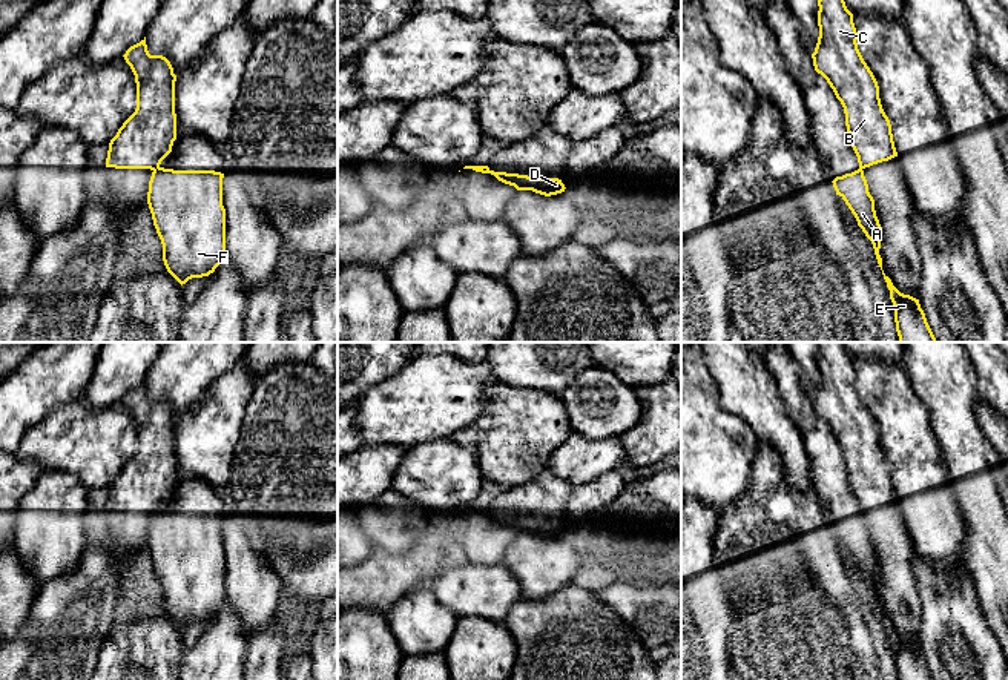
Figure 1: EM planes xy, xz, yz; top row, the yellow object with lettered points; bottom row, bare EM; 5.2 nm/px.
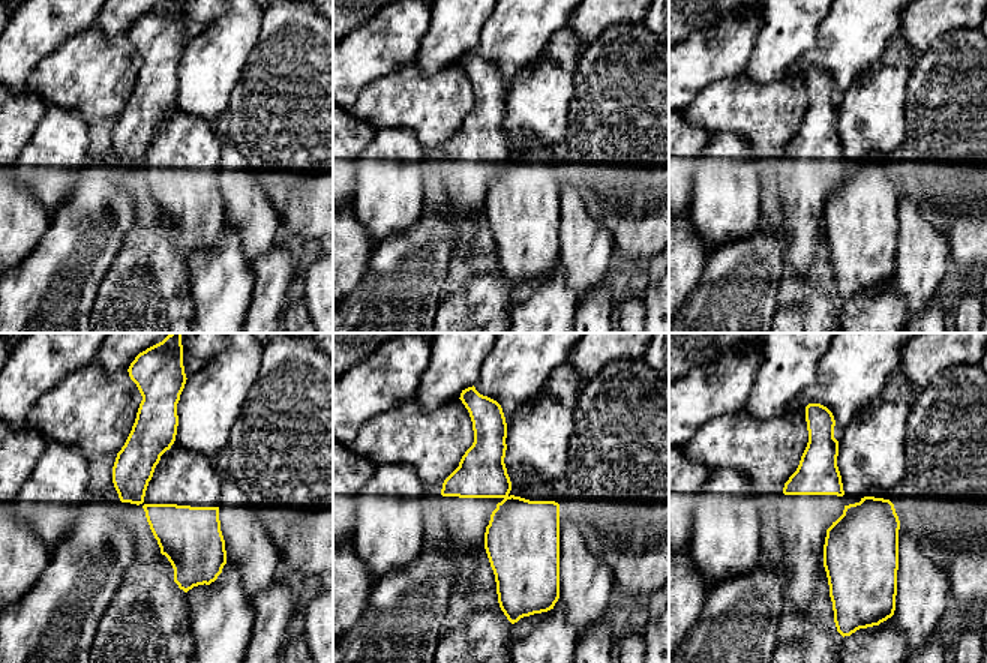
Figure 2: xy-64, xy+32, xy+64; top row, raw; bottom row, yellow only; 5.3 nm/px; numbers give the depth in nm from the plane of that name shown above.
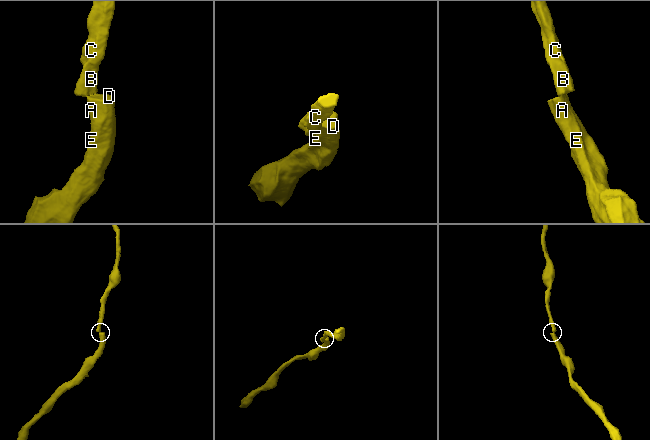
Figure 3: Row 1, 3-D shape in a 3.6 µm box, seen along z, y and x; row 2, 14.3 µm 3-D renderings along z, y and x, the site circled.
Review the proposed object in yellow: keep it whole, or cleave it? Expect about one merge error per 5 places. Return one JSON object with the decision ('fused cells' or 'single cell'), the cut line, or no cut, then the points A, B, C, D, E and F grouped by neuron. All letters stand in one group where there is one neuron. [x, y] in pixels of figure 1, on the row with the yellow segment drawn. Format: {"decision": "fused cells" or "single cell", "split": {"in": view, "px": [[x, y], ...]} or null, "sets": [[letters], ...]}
{"decision": "fused cells", "split": {"in": "xy", "px": [[158, 166], [152, 169]]}, "sets": [["A", "D", "E", "F"], ["B", "C"]]}

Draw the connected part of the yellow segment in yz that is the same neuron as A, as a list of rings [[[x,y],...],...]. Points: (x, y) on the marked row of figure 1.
[[[859,167],[852,173],[836,177],[833,181],[836,195],[839,195],[852,213],[855,215],[858,226],[865,236],[871,241],[878,264],[882,270],[881,249],[881,224],[875,210],[875,200],[868,192],[868,184],[864,177],[864,170]]]

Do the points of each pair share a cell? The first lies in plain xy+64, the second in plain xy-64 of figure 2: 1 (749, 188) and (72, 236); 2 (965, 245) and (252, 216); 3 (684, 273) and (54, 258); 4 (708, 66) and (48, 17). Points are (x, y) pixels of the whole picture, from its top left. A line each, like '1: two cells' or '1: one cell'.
1: two cells
2: two cells
3: two cells
4: one cell

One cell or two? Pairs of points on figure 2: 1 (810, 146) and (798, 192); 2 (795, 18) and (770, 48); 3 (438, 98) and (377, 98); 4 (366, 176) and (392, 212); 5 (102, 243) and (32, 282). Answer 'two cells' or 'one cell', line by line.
1: one cell
2: one cell
3: one cell
4: one cell
5: one cell

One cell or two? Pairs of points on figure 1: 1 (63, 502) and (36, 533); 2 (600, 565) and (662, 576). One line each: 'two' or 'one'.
1: one
2: one

